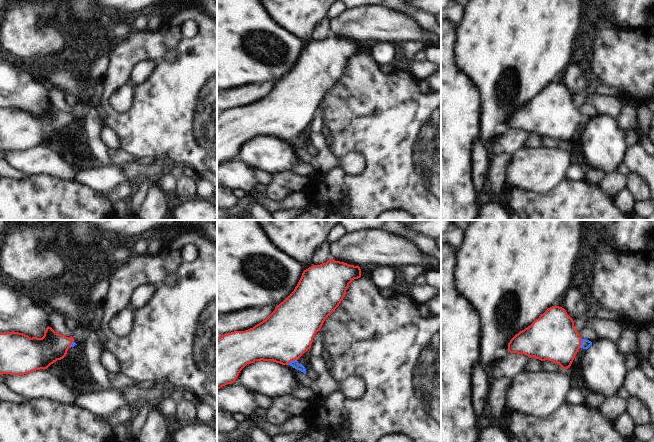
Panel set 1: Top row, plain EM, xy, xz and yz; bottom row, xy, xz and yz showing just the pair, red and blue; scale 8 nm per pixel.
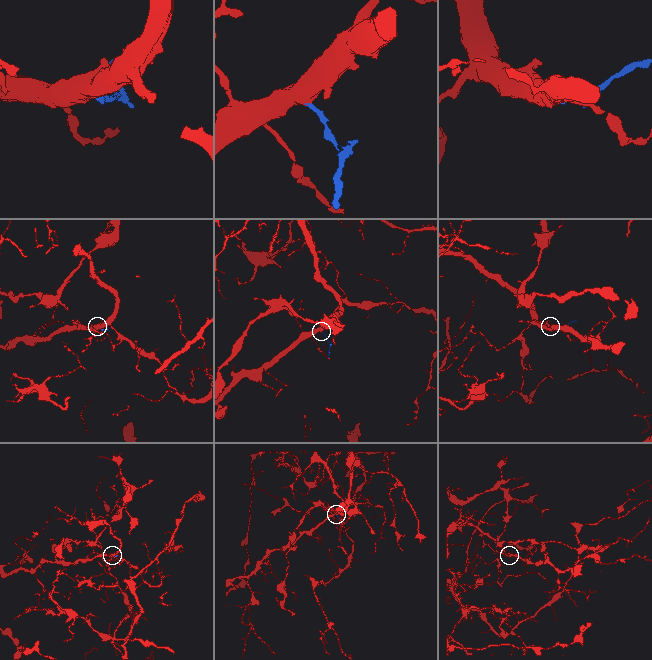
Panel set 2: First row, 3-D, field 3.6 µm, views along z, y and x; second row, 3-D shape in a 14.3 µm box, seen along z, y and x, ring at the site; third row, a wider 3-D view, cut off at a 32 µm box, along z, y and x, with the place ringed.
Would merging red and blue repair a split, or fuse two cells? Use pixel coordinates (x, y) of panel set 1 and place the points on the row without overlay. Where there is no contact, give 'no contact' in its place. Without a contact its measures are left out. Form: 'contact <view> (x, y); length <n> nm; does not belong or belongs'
contact xz (291, 136); length 100 nm; belongs

